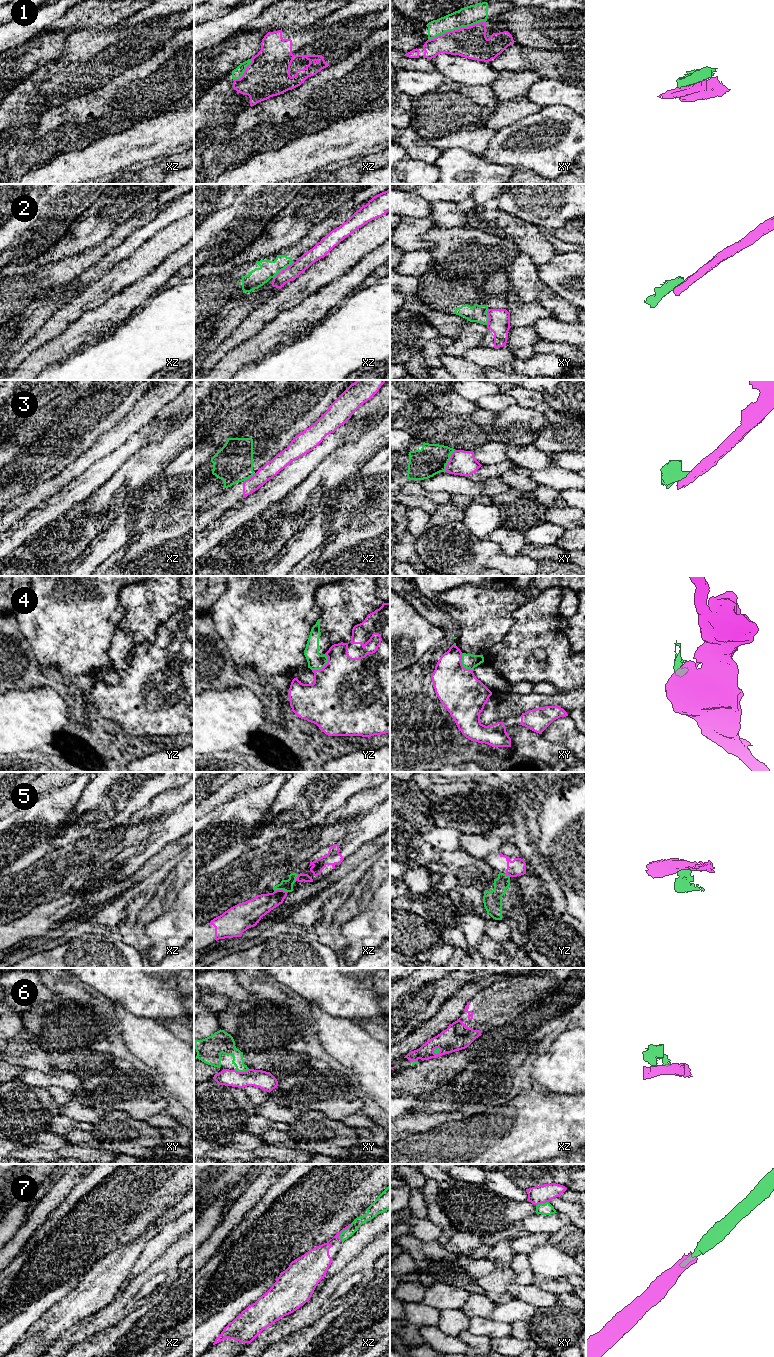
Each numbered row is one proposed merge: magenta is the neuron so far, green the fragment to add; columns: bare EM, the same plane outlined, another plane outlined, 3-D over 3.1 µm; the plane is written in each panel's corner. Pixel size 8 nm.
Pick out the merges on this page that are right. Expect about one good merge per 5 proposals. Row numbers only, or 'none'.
7

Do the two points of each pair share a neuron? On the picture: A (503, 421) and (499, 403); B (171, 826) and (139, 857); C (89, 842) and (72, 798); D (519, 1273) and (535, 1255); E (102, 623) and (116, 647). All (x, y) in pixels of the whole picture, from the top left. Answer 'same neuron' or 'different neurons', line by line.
A: different neurons
B: same neuron
C: different neurons
D: different neurons
E: different neurons

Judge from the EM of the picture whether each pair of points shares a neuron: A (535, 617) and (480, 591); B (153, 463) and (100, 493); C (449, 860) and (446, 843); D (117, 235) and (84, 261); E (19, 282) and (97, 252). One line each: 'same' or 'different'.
A: different
B: same
C: different
D: same
E: same

